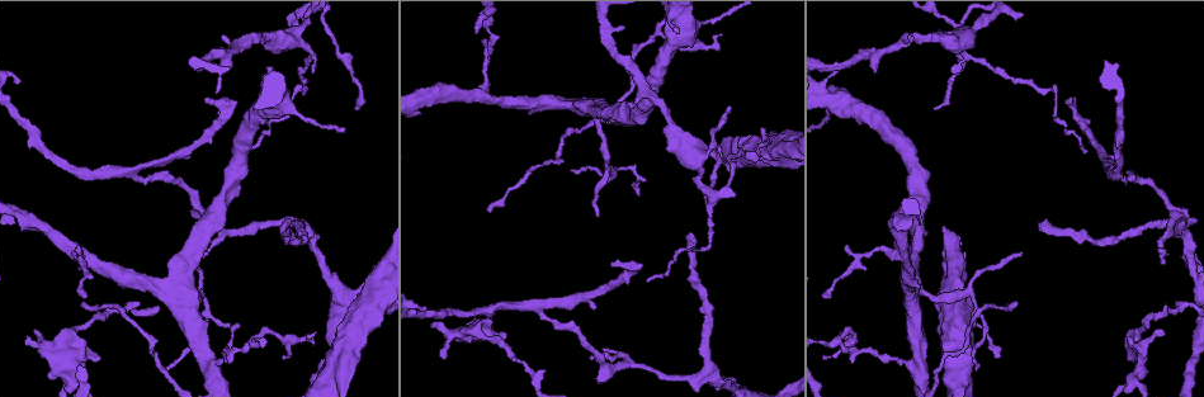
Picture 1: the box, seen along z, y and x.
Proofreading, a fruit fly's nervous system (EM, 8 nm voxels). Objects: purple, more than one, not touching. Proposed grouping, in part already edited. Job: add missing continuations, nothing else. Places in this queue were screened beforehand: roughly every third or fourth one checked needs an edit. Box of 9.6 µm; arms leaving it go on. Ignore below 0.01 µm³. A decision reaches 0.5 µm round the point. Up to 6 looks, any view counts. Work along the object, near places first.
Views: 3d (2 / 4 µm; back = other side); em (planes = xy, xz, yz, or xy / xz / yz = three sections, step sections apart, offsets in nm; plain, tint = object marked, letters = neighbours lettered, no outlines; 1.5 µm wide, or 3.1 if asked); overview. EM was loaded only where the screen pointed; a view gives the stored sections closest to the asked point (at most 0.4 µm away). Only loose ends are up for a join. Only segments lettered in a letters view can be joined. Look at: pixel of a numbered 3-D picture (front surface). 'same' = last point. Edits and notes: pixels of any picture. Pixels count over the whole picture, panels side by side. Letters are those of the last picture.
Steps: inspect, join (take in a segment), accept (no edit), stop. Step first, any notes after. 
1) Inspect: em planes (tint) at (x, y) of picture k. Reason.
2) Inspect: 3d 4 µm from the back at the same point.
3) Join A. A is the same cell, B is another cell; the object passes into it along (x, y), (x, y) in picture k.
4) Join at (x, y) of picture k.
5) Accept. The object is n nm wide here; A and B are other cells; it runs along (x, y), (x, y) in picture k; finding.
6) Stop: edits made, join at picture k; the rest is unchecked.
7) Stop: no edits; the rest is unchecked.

Inspect: 3d 2 µm at (591, 360) of picture 1. Tapers out.

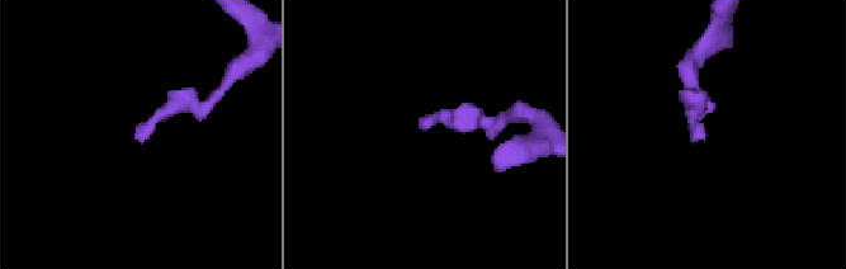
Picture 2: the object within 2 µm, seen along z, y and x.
Inspect: em xz step 4 (letters) at (697, 138) of picture 2. Need the tissue.

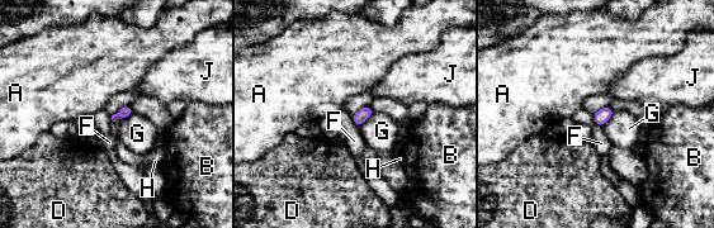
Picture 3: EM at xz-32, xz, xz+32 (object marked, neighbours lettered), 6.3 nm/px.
Inspect: em planes (letters) at the same point. Another direction.

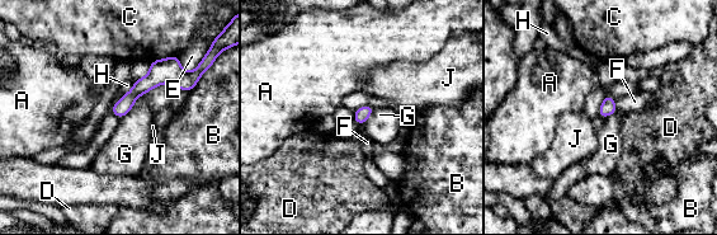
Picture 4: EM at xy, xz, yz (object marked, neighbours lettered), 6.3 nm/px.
Accept. A, B, C, D, E, F, G, H and J are other cells; none of them fits.

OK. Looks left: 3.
Inspect: em xz step 4 (letters) at (433, 322) of picture 1. Free end.

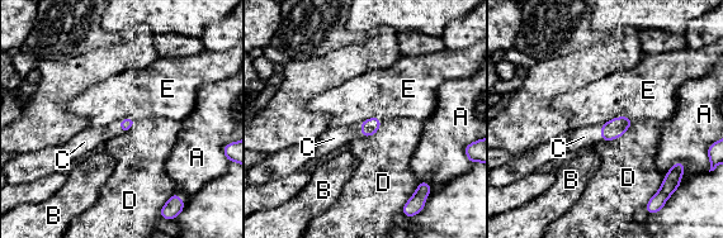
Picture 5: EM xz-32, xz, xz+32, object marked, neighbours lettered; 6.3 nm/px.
Inspect: em planes (letters) at the same point. Cut it another way.

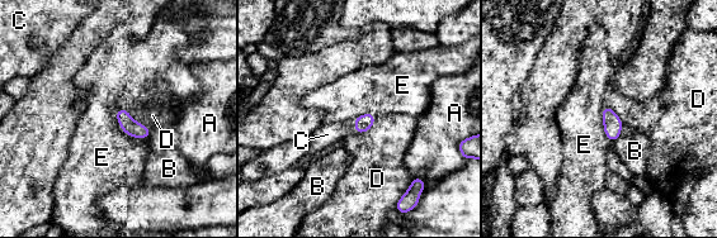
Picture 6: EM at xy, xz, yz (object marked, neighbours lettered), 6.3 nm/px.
Join C. C is the same cell, A, B, D and E are other cells; the neuron continues.

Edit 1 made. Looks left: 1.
Inspect: em xz step 4 (letters) at (1016, 301) of picture 1. Tapers out.

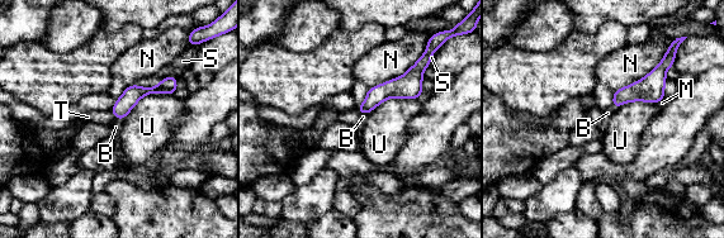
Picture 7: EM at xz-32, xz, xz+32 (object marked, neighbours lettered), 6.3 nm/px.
Accept. B, M, N, S, T and U are other cells; a border runs along (176, 77), (136, 85) in picture 7; none of them fits.

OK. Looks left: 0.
Stop: edits made, join at picture 6; the rest is unchecked.

